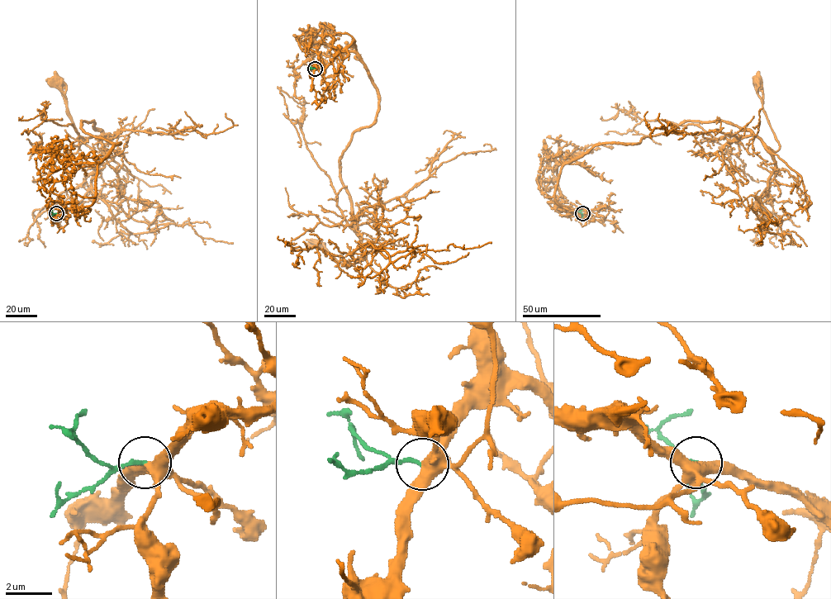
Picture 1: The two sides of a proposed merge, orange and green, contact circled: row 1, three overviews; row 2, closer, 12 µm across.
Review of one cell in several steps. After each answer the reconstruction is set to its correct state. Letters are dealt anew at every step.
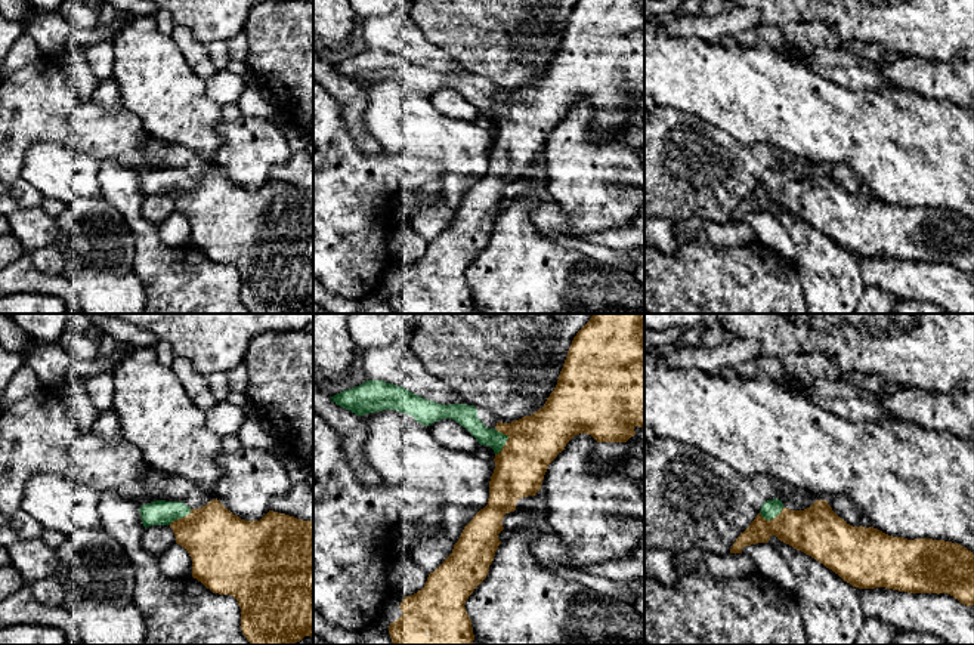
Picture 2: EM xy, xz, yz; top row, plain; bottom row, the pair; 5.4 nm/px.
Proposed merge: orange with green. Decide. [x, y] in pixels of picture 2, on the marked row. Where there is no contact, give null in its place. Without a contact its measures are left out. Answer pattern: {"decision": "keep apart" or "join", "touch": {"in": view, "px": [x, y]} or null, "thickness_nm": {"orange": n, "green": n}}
{"decision": "join", "touch": {"in": "xz", "px": [507, 440]}, "thickness_nm": {"orange": 280, "green": 110}}

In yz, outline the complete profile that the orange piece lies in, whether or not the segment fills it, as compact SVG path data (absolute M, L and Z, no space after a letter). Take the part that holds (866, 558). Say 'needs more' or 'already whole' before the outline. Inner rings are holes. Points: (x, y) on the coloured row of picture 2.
needs more; M773 499L763 503L730 553L769 543L772 536L814 558L853 587L947 593L967 607L974 605L974 553L958 543L907 540L873 527L853 527L826 500L791 510Z

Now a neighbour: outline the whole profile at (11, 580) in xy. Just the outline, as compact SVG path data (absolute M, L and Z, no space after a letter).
M13 565L0 567L0 601L22 587L25 580Z

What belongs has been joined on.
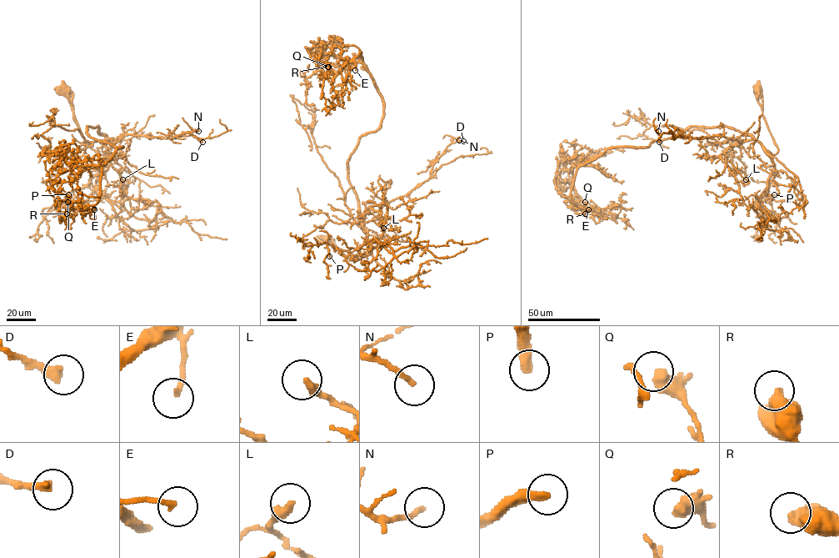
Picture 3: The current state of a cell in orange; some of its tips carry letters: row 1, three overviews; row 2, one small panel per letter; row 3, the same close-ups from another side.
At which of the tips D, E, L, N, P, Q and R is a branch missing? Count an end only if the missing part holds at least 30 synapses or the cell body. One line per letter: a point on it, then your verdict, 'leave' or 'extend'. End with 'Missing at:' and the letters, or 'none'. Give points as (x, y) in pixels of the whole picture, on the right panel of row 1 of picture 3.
D: place (659, 142); leave
E: place (588, 209); extend
L: place (746, 179); leave
N: place (658, 131); leave
P: place (774, 194); extend
Q: place (585, 202); leave
R: place (585, 213); leave
Missing at: E, P

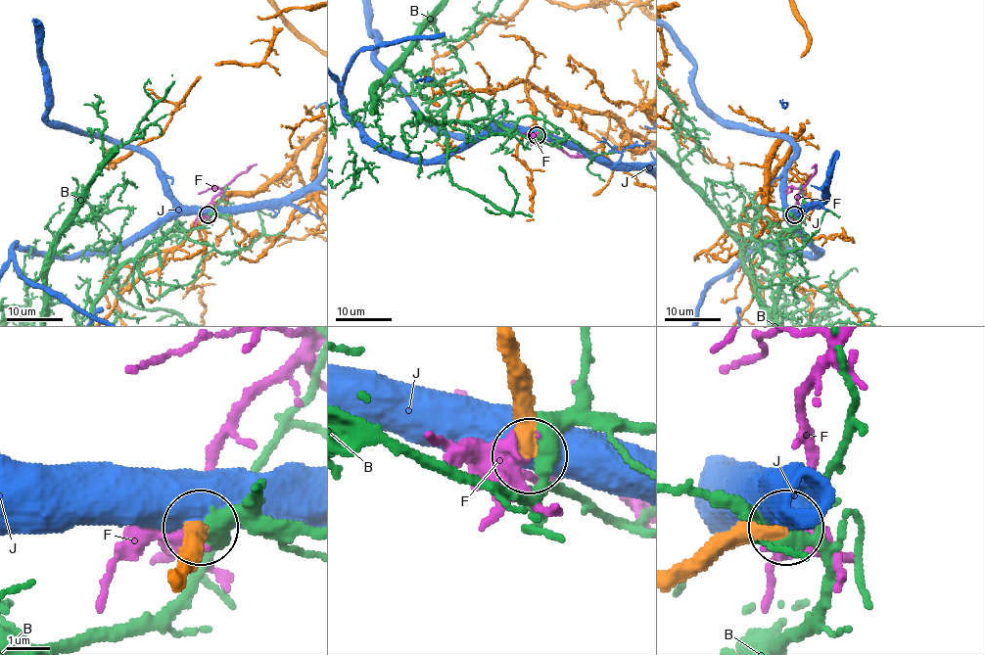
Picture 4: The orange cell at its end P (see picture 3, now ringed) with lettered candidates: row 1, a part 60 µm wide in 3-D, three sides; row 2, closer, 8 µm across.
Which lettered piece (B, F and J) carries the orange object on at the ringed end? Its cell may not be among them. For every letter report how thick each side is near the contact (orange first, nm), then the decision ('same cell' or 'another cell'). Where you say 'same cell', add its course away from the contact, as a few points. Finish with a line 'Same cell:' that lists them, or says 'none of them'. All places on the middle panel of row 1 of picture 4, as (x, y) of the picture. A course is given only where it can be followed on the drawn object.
B: 500/440 nm | another cell
F: 480/550 nm | another cell
J: 480/950 nm | another cell
Same cell: none of them

